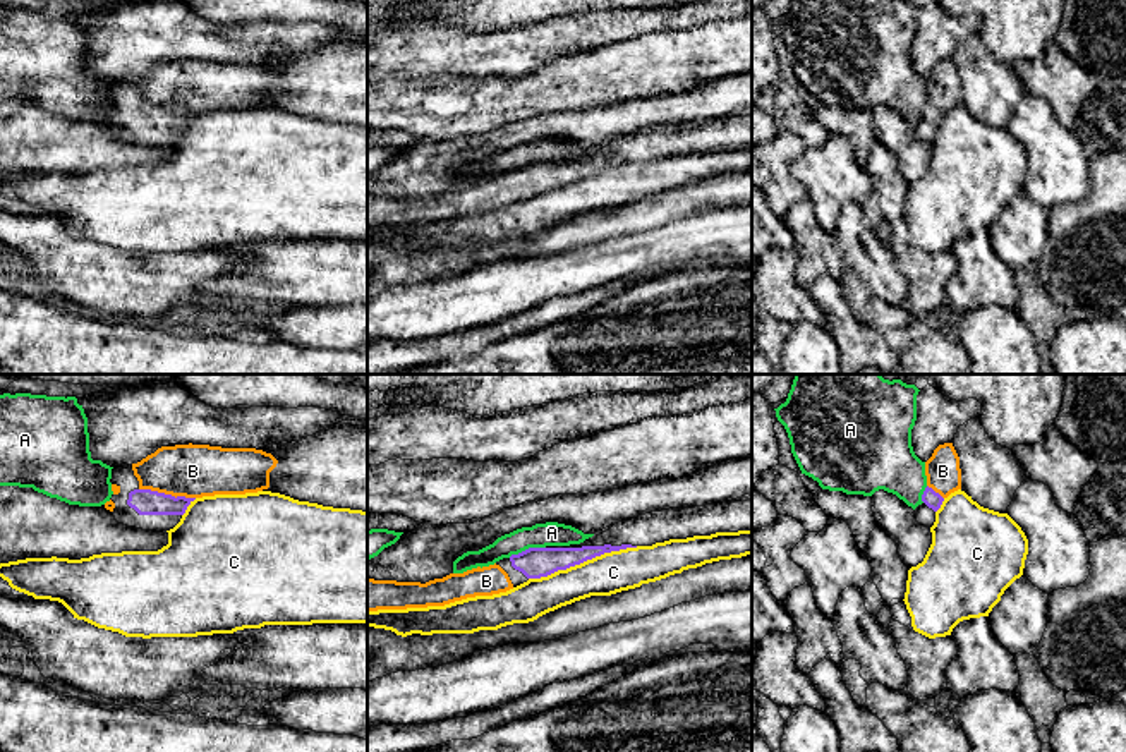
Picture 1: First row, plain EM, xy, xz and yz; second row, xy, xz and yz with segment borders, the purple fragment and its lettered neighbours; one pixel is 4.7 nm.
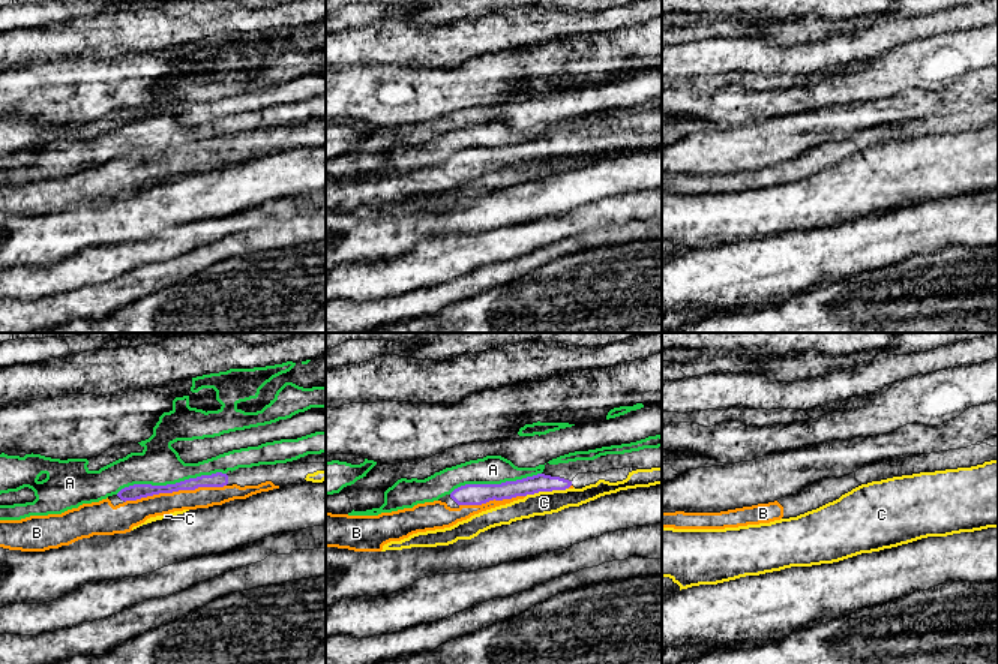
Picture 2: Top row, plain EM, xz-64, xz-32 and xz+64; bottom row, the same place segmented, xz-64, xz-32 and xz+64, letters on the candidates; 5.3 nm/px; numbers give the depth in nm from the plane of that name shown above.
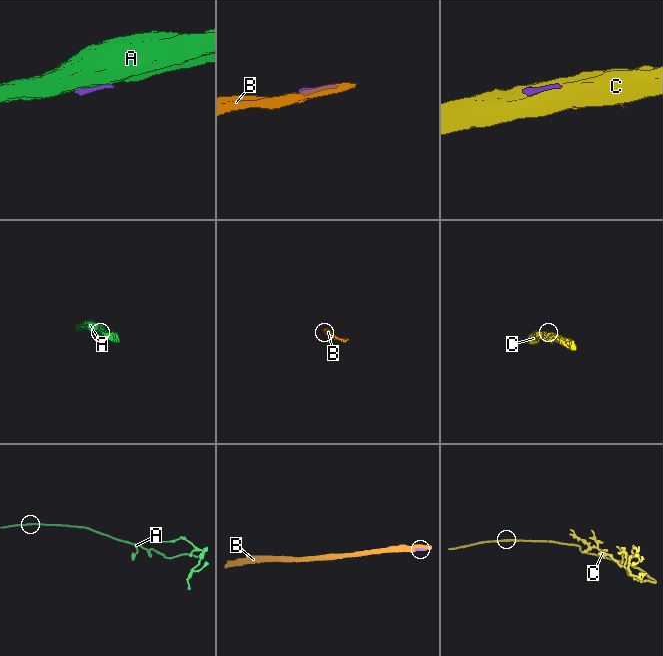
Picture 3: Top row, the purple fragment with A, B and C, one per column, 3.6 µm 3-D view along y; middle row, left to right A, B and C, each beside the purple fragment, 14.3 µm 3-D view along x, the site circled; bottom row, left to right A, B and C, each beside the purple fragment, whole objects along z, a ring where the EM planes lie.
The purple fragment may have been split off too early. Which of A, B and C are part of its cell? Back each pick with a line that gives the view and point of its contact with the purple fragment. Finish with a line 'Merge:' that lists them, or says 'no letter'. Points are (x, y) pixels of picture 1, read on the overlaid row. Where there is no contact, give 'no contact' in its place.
B: meets purple in xy at (167, 495)
Merge: B

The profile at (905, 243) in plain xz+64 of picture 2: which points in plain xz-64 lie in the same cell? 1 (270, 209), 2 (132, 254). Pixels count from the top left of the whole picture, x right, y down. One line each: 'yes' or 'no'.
1: yes
2: yes

